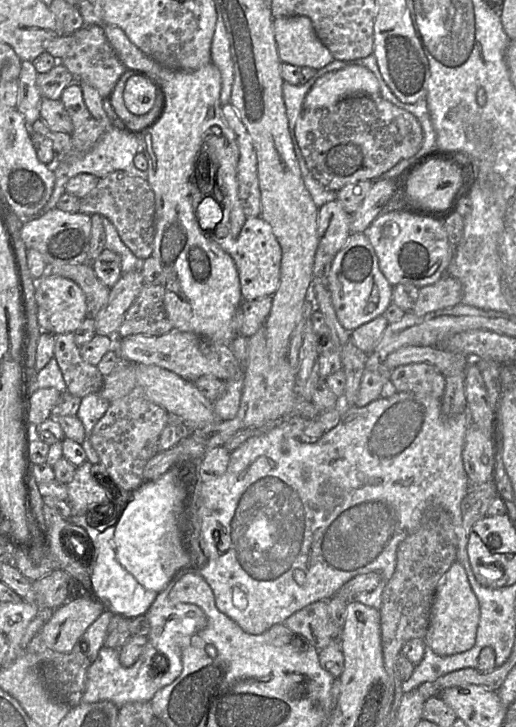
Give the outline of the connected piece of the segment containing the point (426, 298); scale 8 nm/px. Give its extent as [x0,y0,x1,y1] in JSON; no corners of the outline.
[410,275,462,316]

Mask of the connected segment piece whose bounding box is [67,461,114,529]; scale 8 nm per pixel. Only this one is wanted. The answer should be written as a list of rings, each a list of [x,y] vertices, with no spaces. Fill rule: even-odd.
[[[86,461],[76,467],[72,481],[67,484],[67,503],[72,510],[72,515],[85,516],[89,524],[96,529],[100,524],[96,522],[100,519],[94,519],[93,508],[100,504],[113,503],[114,497],[98,483],[92,474],[92,465]]]

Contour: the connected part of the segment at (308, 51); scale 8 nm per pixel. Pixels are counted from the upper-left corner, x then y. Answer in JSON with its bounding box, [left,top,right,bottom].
[273,16,334,70]

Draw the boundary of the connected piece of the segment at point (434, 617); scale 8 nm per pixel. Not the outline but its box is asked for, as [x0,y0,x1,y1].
[424,560,479,656]

